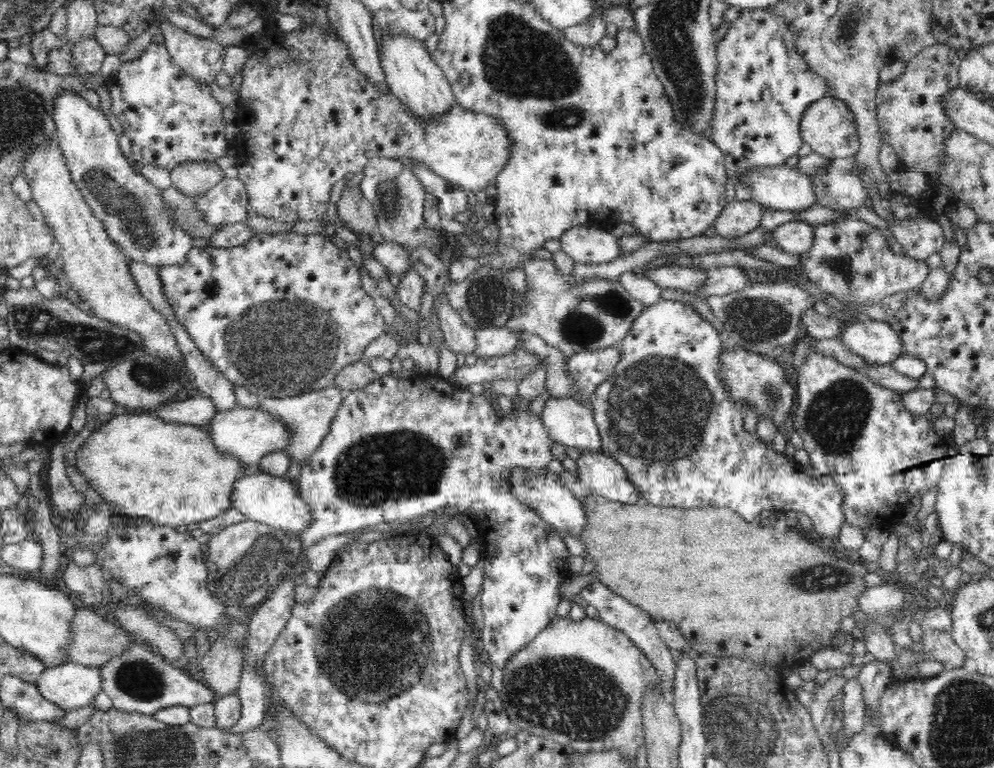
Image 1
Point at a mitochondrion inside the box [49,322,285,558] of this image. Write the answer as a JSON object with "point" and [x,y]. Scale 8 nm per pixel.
{"point":[156,379]}

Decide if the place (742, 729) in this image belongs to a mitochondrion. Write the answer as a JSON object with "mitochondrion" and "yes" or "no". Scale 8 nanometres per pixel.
{"mitochondrion":"yes"}

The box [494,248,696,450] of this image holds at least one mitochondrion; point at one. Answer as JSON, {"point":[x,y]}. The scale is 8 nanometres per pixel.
{"point":[584,325]}

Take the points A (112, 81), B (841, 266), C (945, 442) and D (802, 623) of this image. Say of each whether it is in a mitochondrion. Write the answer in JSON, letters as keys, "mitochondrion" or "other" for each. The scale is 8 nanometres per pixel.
{"A":"other","B":"mitochondrion","C":"other","D":"other"}

